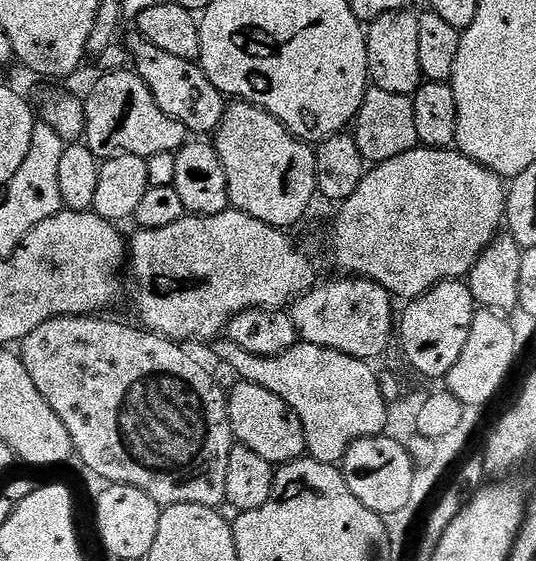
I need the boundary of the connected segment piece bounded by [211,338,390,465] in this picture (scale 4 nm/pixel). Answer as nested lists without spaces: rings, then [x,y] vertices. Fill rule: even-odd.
[[[227,338],[217,339],[211,348],[226,367],[240,375],[237,377],[243,383],[278,394],[298,414],[306,438],[306,452],[313,460],[339,465],[354,442],[383,433],[390,404],[383,398],[380,377],[369,361],[303,342],[277,356],[250,354]]]

